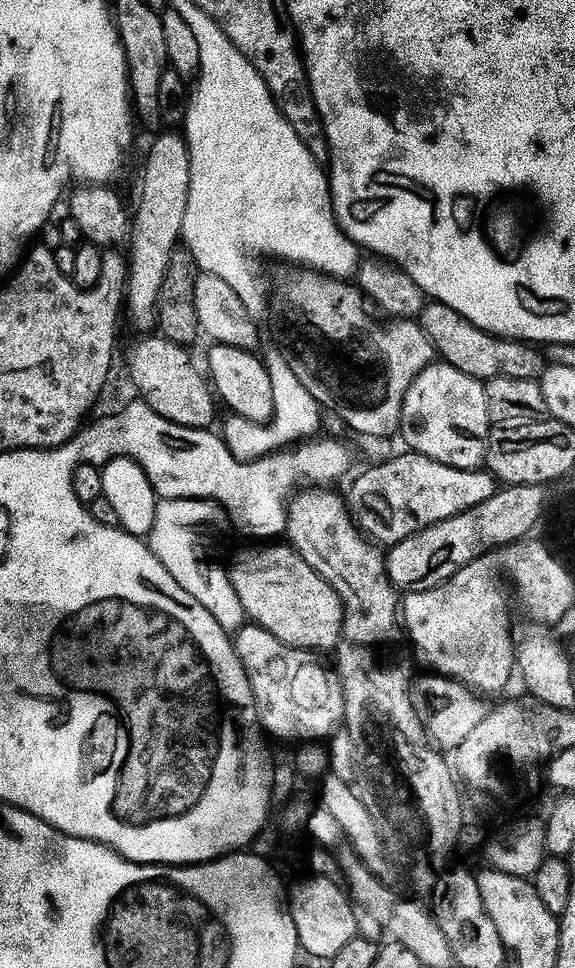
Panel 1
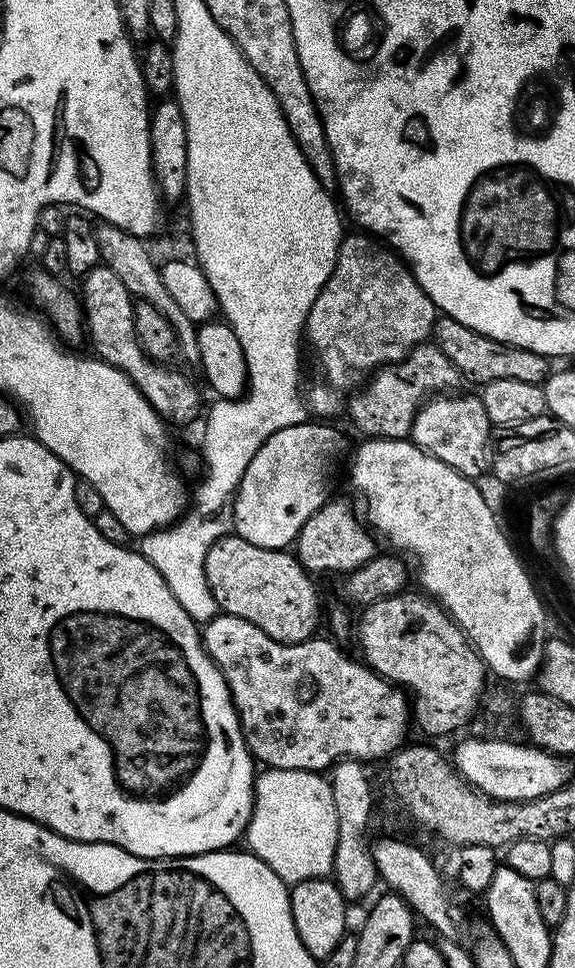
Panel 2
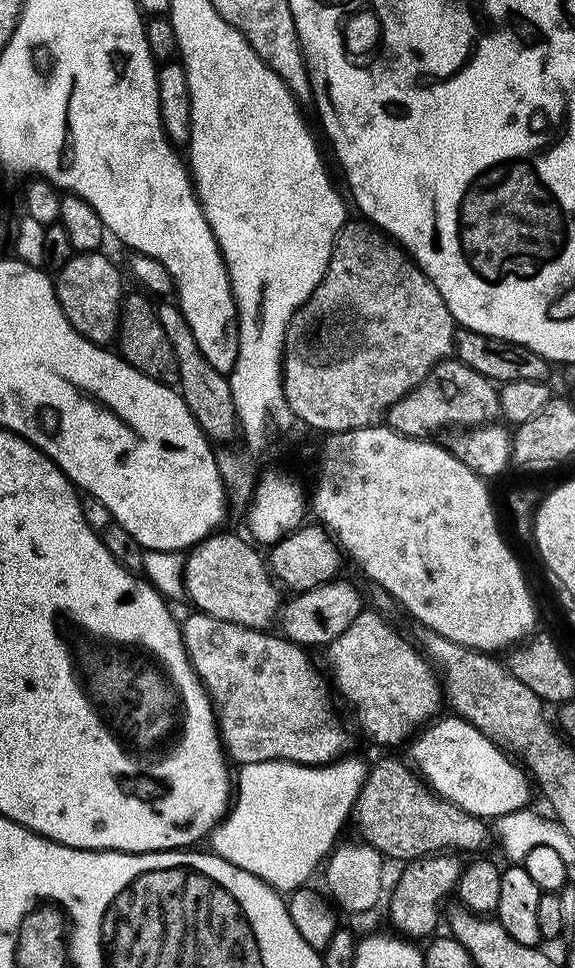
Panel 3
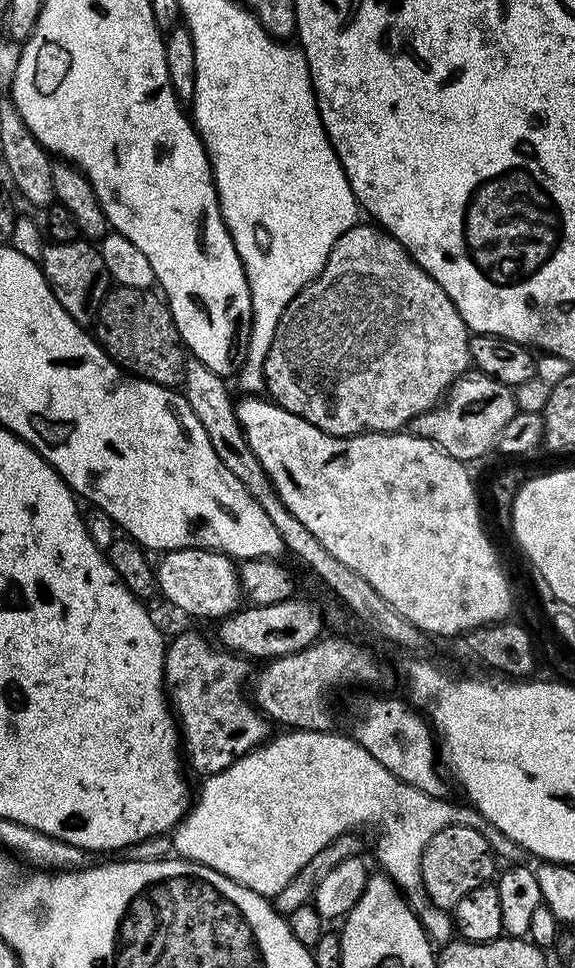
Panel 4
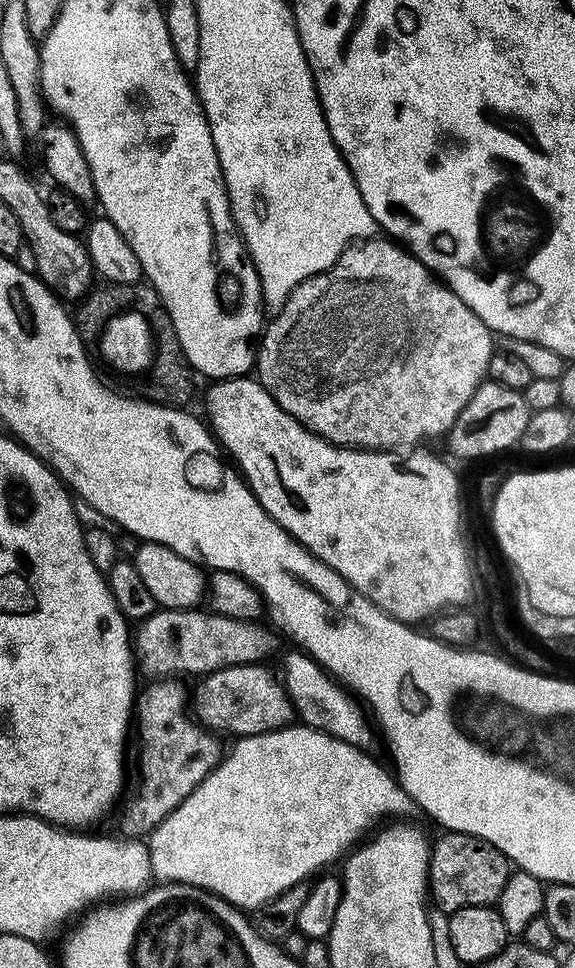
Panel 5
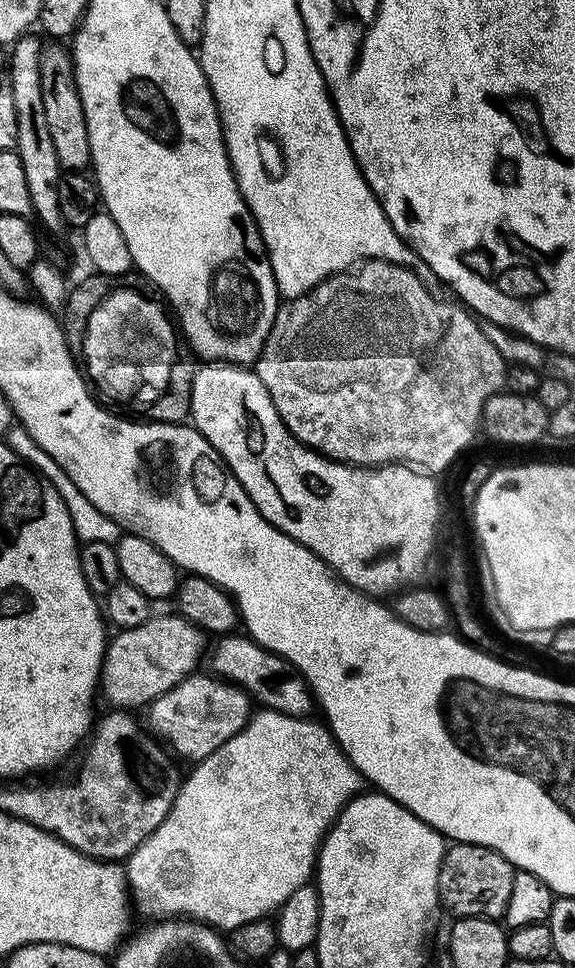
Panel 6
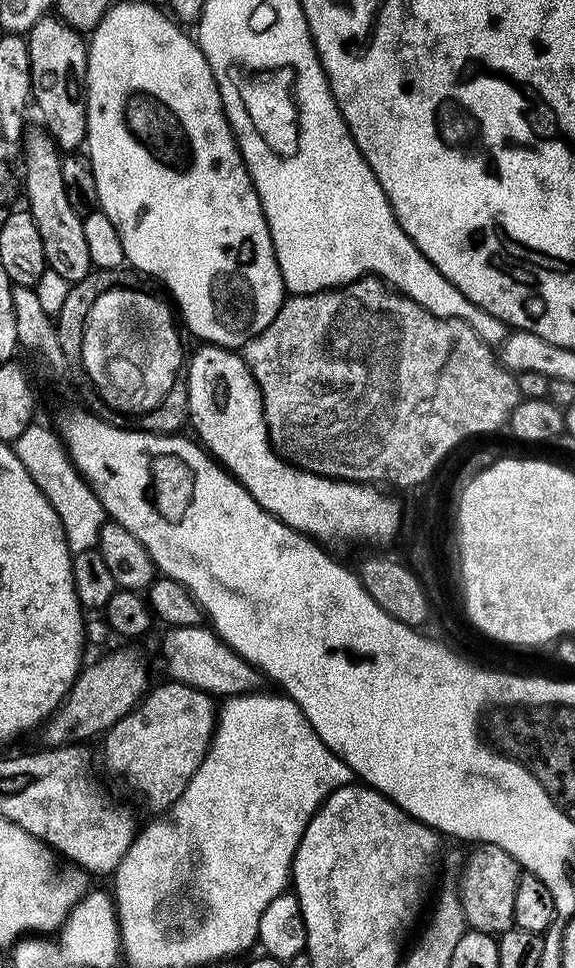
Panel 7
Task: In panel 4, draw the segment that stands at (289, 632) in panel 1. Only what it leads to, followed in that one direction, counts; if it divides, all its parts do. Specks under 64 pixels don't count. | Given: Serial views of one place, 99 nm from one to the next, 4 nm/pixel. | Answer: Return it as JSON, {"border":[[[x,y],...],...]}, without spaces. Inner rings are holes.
{"border":[[[173,548],[165,551],[164,556],[155,565],[156,586],[159,595],[165,596],[174,607],[188,616],[197,616],[200,620],[213,620],[219,622],[233,612],[239,612],[242,607],[242,593],[240,591],[240,578],[237,561],[223,552],[211,552],[209,548]]]}

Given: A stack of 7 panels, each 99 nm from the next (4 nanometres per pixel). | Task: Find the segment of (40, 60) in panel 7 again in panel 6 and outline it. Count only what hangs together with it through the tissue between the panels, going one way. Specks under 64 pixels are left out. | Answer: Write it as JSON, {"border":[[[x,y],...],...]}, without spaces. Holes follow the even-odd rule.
{"border":[[[48,42],[42,50],[42,98],[46,109],[46,123],[54,150],[58,153],[61,169],[69,172],[84,172],[92,163],[90,134],[86,130],[86,114],[82,110],[82,98],[76,89],[76,71],[72,54],[60,42]]]}

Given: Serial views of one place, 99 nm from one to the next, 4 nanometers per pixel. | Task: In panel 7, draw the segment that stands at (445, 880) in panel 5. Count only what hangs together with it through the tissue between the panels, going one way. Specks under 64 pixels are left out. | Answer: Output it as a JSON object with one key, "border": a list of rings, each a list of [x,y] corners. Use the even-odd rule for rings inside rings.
{"border":[[[477,843],[460,872],[460,905],[469,929],[489,932],[494,937],[514,926],[514,898],[518,891],[521,867],[502,846]]]}

